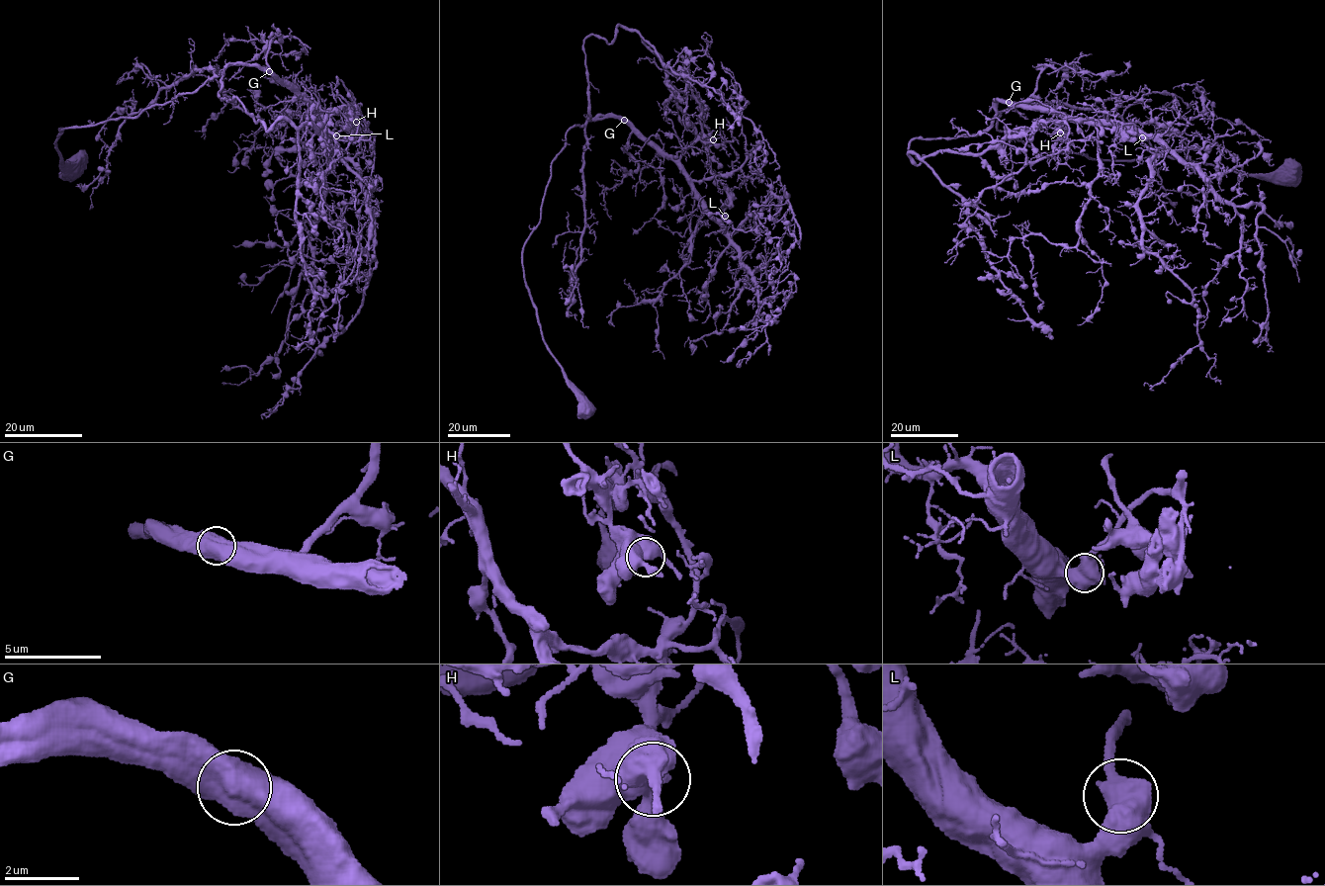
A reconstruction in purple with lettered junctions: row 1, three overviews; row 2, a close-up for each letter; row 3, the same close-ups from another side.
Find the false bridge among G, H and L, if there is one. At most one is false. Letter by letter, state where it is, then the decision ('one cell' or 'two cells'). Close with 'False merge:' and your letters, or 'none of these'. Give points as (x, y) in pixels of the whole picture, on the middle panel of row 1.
G: at (624, 120); one cell
H: at (713, 139); one cell
L: at (725, 216); one cell
False merge: none of these

